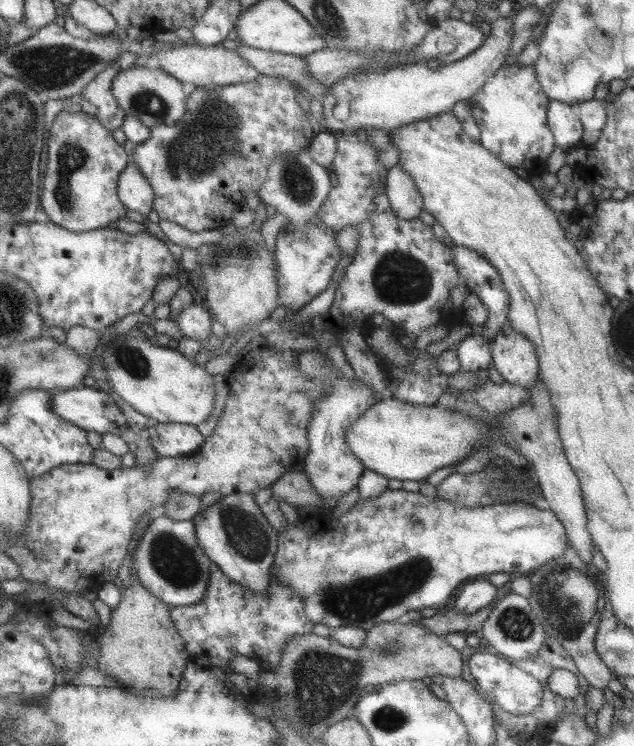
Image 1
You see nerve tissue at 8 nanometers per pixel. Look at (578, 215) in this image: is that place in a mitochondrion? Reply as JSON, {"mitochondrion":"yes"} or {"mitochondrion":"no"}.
{"mitochondrion":"no"}

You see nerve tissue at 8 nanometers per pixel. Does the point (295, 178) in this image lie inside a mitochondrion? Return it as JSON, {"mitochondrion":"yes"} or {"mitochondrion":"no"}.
{"mitochondrion":"yes"}

